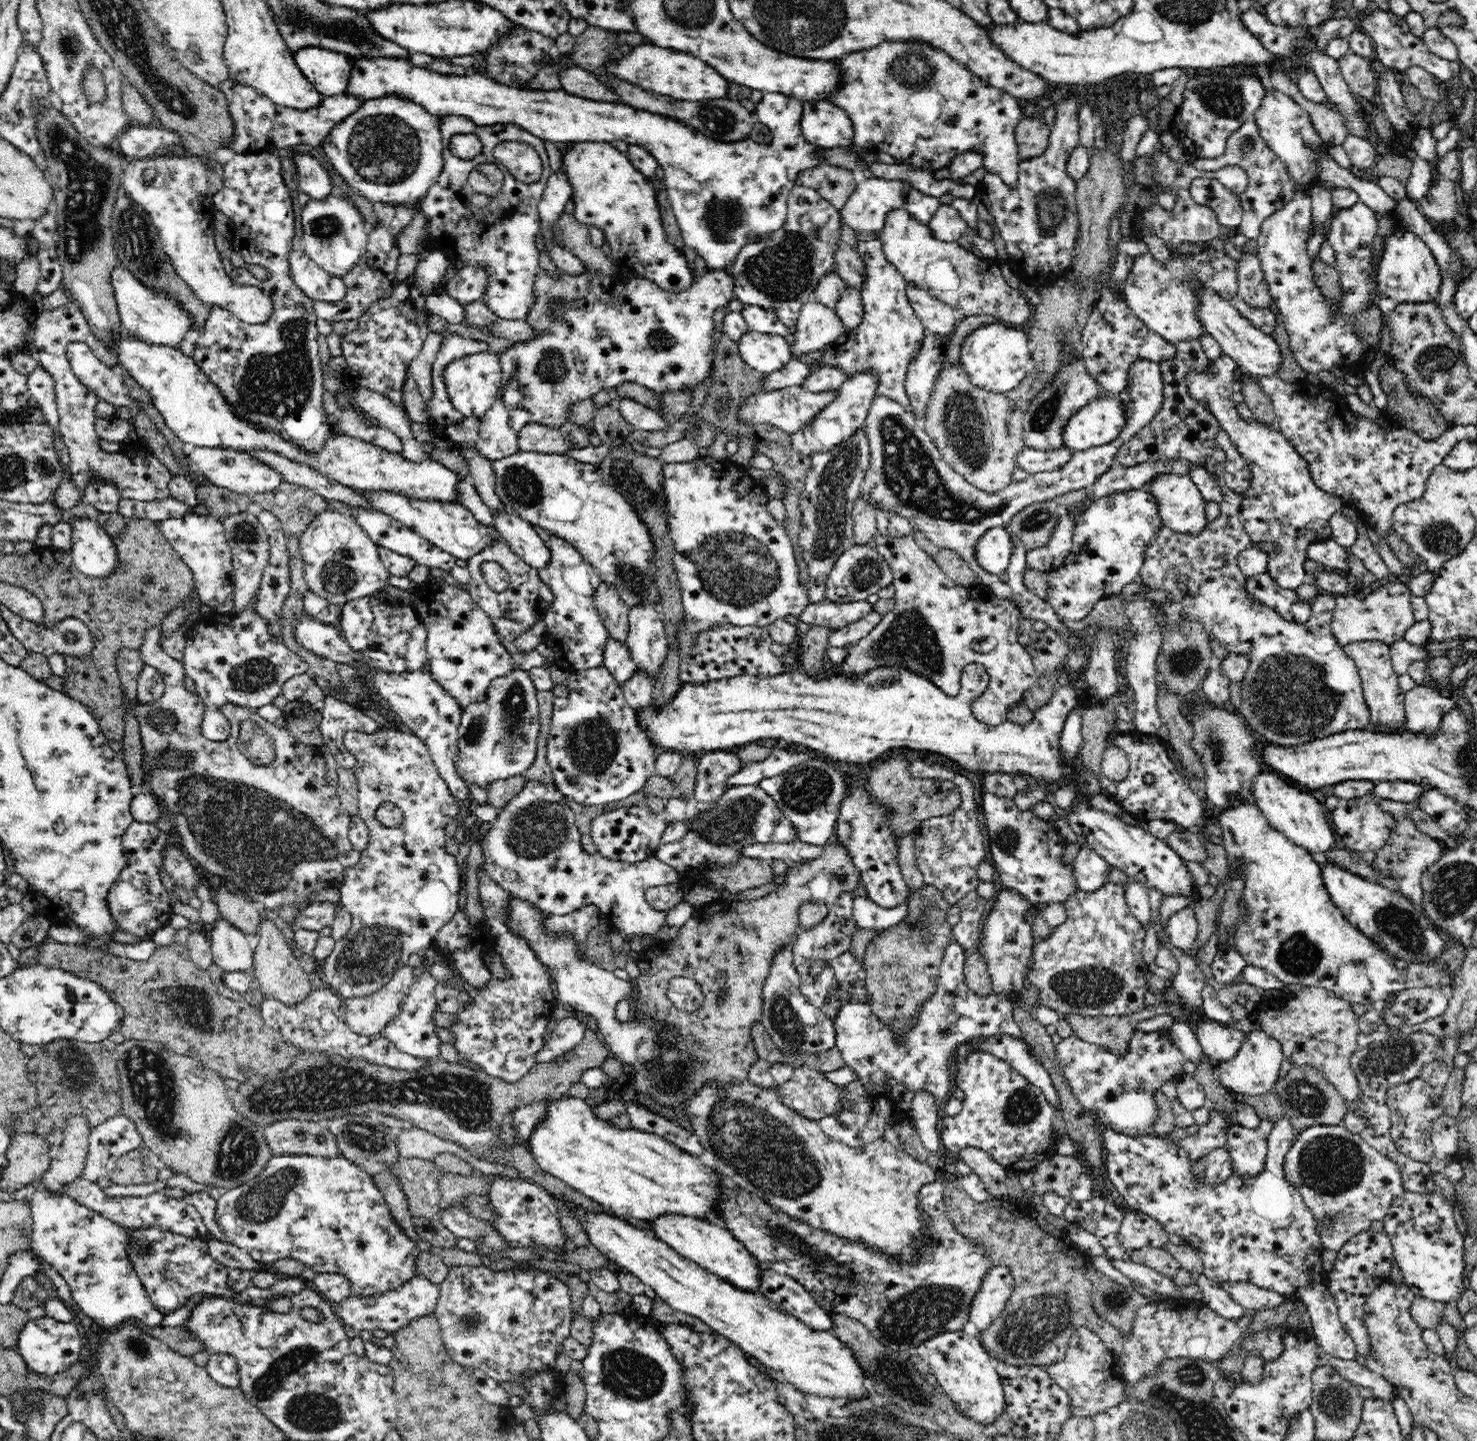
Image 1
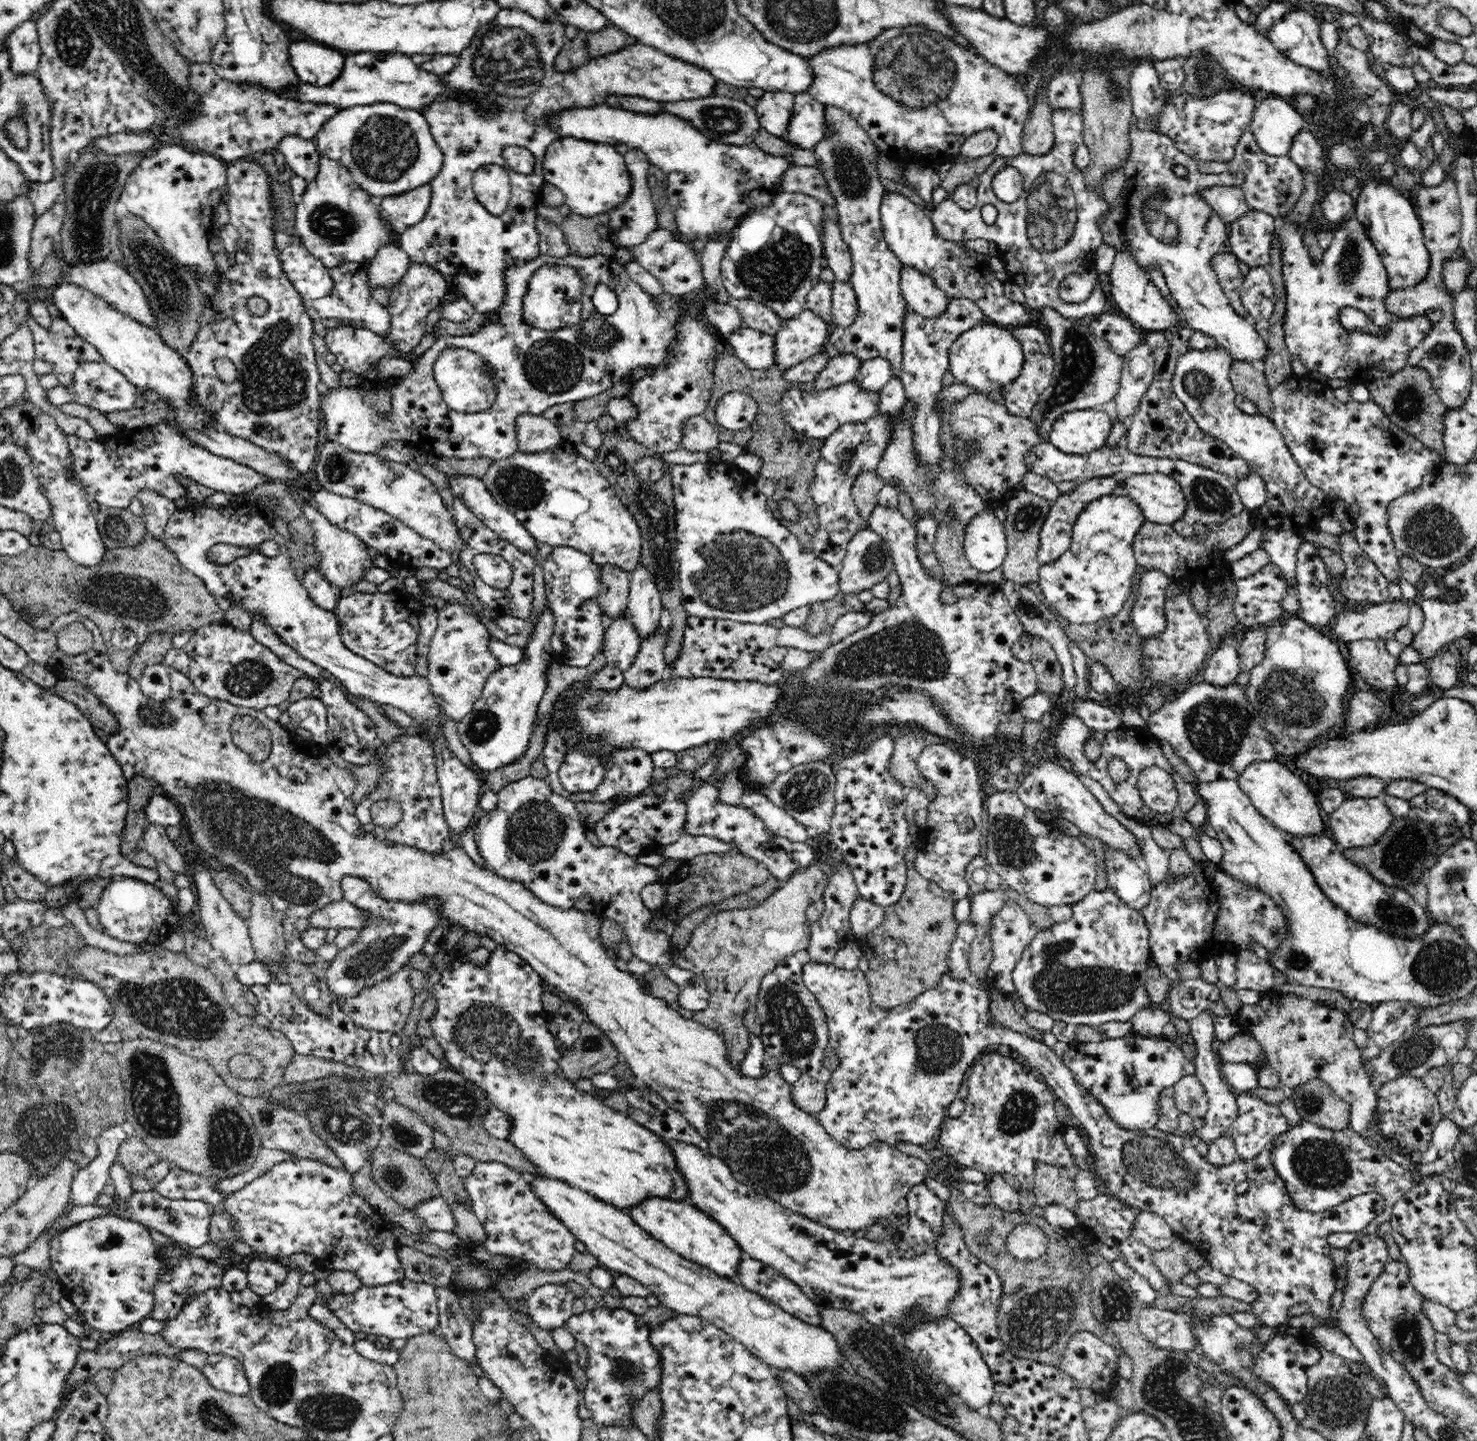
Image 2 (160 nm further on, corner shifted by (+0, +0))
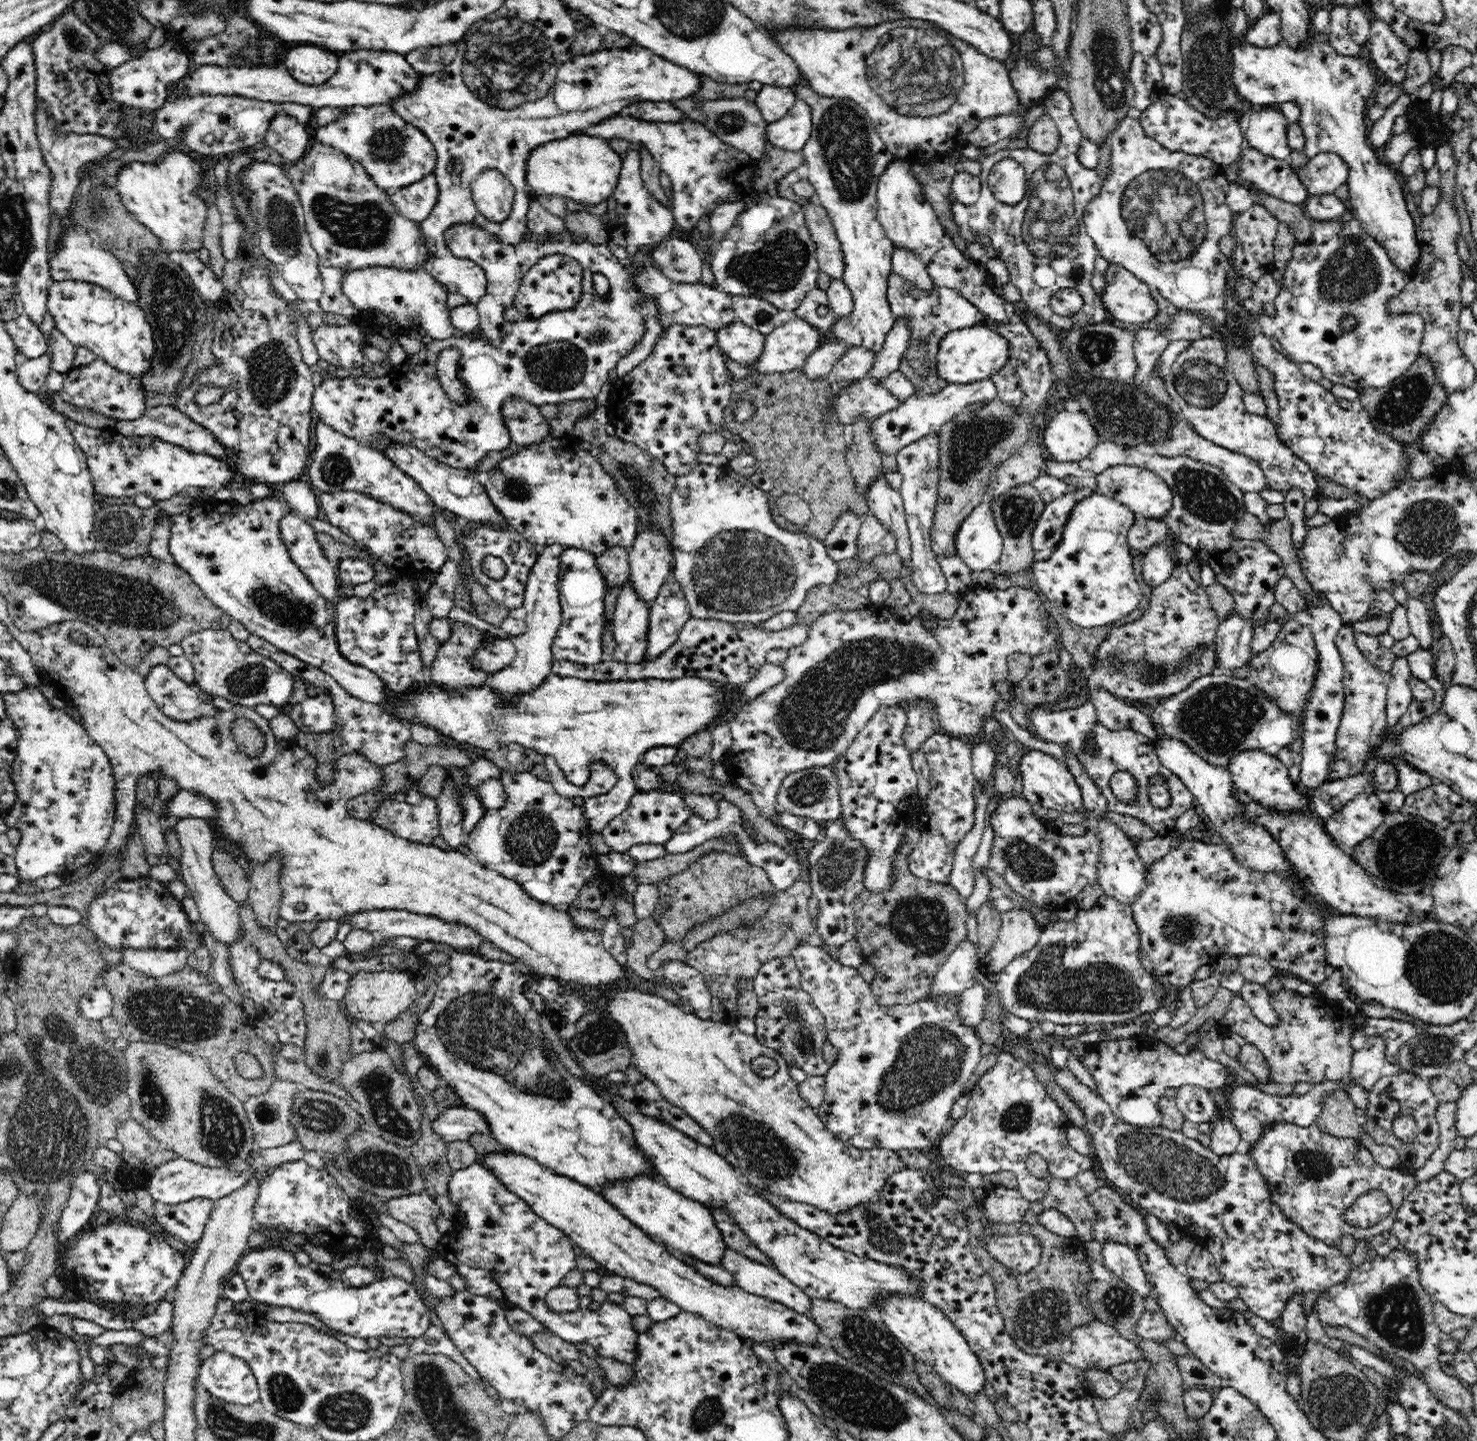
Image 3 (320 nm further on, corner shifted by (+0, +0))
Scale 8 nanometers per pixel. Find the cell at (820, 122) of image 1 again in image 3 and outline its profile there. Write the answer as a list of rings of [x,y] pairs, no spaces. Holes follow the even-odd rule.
[[[796,98],[794,106],[786,116],[767,124],[765,128],[765,141],[770,141],[774,147],[801,151],[812,136],[812,113],[801,98]]]

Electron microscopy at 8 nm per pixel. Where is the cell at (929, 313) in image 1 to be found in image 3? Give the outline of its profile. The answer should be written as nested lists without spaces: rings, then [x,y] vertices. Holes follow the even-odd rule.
[[[895,247],[892,258],[892,271],[902,276],[910,284],[918,287],[918,289],[929,291],[936,287],[928,275],[928,271],[926,271],[925,265],[914,251]]]

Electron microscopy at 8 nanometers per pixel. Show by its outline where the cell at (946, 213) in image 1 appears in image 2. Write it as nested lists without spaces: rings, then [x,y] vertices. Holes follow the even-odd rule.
[[[1054,110],[1051,122],[1054,124],[1056,139],[1049,153],[1043,156],[1036,155],[1032,158],[1023,153],[1019,156],[1012,156],[1011,159],[995,160],[994,164],[988,166],[986,172],[979,177],[980,185],[977,188],[977,206],[975,208],[961,212],[957,203],[948,198],[938,204],[938,207],[932,212],[929,212],[929,216],[934,223],[934,227],[936,227],[936,231],[938,231],[938,235],[951,242],[962,241],[964,243],[976,238],[993,240],[997,244],[998,258],[1005,263],[1010,280],[1022,288],[1026,305],[1034,314],[1039,314],[1040,308],[1048,308],[1049,306],[1059,312],[1064,318],[1086,321],[1098,316],[1100,312],[1105,312],[1107,299],[1104,300],[1104,306],[1072,306],[1063,304],[1055,296],[1055,290],[1066,276],[1083,274],[1090,271],[1092,266],[1094,266],[1093,257],[1098,247],[1103,243],[1099,220],[1105,217],[1109,206],[1104,200],[1103,194],[1089,192],[1085,185],[1083,170],[1078,169],[1072,161],[1076,148],[1084,142],[1082,115],[1072,110]],[[1006,165],[1015,167],[1024,179],[1024,191],[1020,199],[1012,203],[999,200],[994,192],[995,177],[1002,166]],[[986,204],[994,205],[998,211],[997,221],[992,227],[981,220],[980,209]]]

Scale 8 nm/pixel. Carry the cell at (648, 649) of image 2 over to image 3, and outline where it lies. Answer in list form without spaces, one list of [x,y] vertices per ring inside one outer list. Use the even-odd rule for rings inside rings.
[[[672,578],[666,580],[649,608],[649,642],[644,662],[650,662],[677,642],[690,618],[688,602],[680,584]]]

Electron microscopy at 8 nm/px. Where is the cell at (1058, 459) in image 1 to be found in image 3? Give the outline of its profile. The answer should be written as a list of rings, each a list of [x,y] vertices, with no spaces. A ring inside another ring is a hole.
[[[1101,440],[1090,454],[1078,462],[1058,462],[1045,455],[1044,471],[1050,476],[1063,479],[1076,476],[1096,476],[1116,465],[1137,466],[1154,471],[1171,488],[1173,503],[1163,518],[1176,538],[1193,550],[1194,558],[1215,572],[1215,580],[1223,584],[1234,597],[1235,610],[1247,620],[1257,623],[1268,621],[1270,608],[1276,604],[1276,583],[1285,577],[1285,566],[1280,556],[1265,542],[1236,539],[1232,528],[1244,516],[1243,494],[1230,479],[1216,467],[1201,463],[1187,456],[1166,457],[1144,449],[1122,448],[1114,442]]]

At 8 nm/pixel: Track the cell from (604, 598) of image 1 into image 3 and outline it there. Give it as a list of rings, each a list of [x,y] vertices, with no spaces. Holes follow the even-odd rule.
[[[616,545],[597,555],[597,565],[606,579],[608,588],[617,586],[618,590],[627,582],[630,576],[629,551],[626,547]]]

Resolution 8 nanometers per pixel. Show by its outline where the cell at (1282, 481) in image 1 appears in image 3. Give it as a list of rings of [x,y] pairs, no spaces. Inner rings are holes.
[[[1206,337],[1192,341],[1188,348],[1177,356],[1176,361],[1171,366],[1170,373],[1163,376],[1163,381],[1167,393],[1180,406],[1183,418],[1198,434],[1220,447],[1246,455],[1256,461],[1258,467],[1264,471],[1268,487],[1284,494],[1292,487],[1300,487],[1304,491],[1306,500],[1314,498],[1315,492],[1319,488],[1318,478],[1316,478],[1314,471],[1281,441],[1275,424],[1268,420],[1268,417],[1252,414],[1244,407],[1242,398],[1245,392],[1230,369],[1227,368],[1227,351],[1219,337]]]

